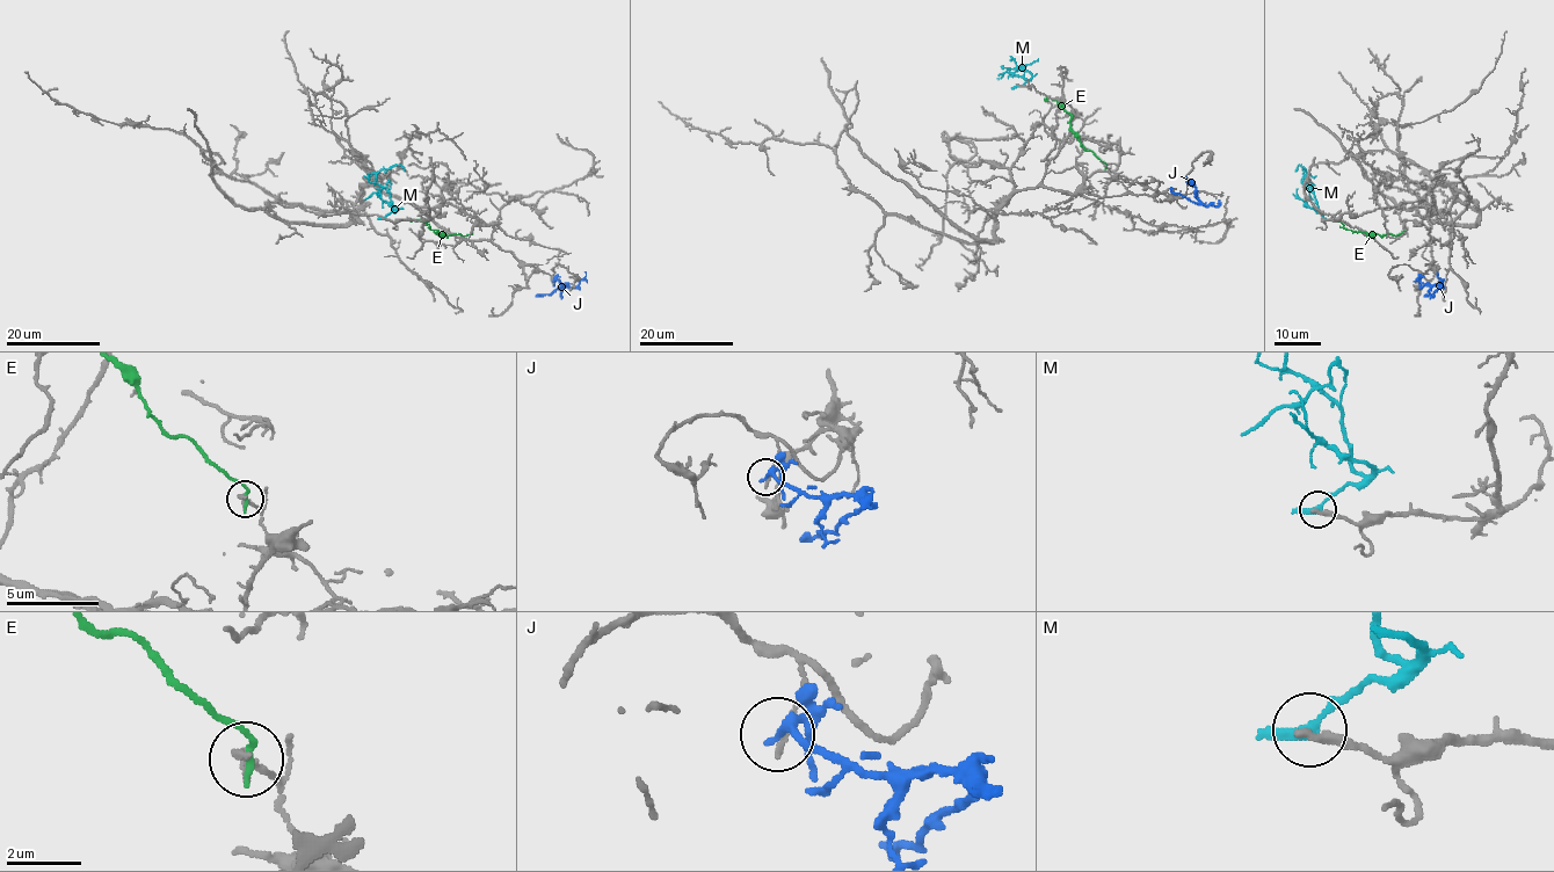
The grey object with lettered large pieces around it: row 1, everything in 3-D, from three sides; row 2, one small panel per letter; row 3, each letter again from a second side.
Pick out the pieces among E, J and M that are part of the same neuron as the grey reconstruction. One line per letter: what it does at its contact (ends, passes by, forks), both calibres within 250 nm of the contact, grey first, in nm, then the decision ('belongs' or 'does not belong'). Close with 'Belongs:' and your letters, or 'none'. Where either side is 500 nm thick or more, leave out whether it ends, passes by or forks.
E: it ends; calibres 200 and 200 nm; does not belong
J: it passes by; calibres 160 and 180 nm; does not belong
M: it passes by; calibres 300 and 280 nm; does not belong
Belongs: none

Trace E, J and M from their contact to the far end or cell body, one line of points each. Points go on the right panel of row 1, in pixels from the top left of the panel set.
E: (1402, 232), (1380, 235), (1346, 230), (1337, 222)
J: (1416, 280), (1439, 285), (1433, 293), (1424, 296)
M: (1322, 218), (1305, 168), (1299, 165), (1295, 171)

